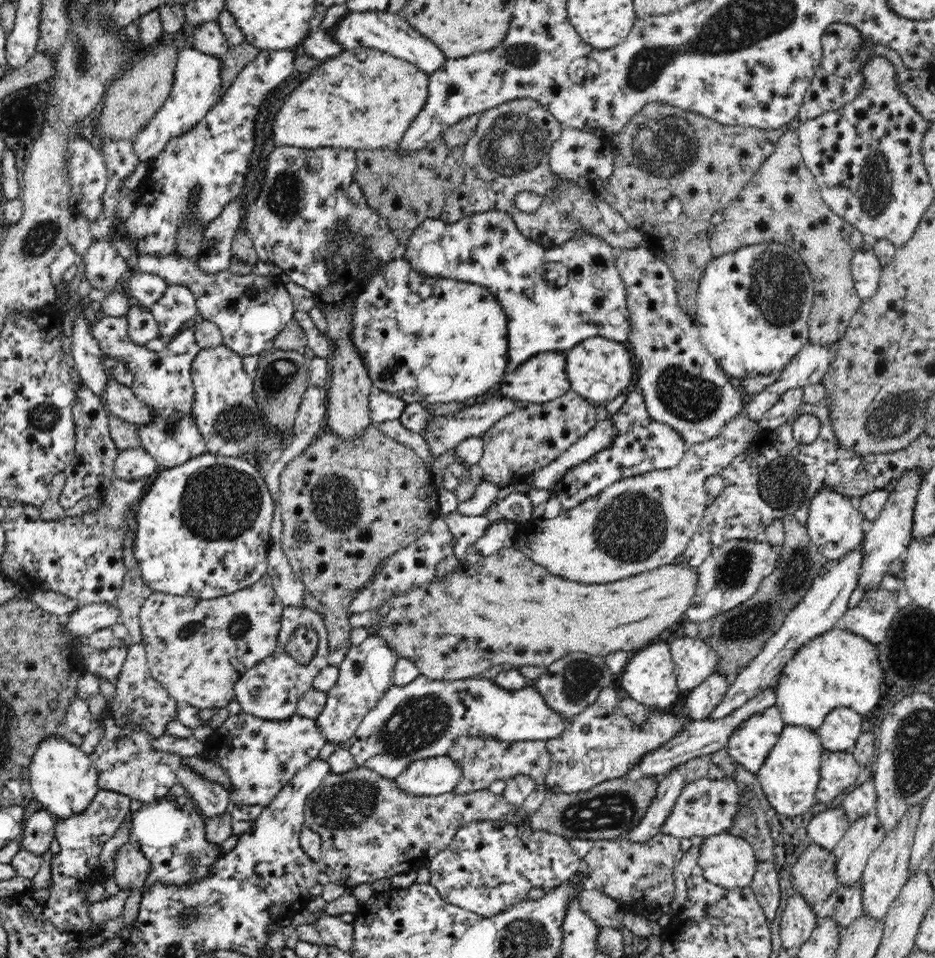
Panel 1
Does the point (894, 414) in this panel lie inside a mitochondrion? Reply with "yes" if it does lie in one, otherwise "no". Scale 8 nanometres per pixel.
yes

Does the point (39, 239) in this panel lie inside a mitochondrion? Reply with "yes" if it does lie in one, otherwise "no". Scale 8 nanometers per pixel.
yes

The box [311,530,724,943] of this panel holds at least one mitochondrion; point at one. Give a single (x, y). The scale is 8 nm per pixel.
(421, 721)

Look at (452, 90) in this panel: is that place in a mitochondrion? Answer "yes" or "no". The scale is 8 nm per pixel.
no

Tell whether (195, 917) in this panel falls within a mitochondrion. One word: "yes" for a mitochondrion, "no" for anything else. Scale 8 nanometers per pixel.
yes

